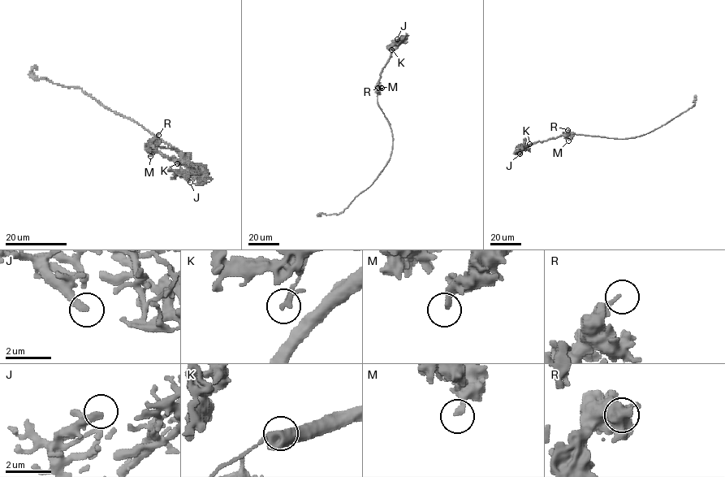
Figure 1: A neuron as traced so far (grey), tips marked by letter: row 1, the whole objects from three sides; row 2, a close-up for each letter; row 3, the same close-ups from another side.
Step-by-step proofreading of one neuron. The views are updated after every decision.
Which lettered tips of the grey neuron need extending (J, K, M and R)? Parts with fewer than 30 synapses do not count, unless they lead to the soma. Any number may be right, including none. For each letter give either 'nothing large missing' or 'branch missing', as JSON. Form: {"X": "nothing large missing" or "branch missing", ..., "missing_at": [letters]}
{"J": "nothing large missing", "K": "nothing large missing", "M": "nothing large missing", "R": "nothing large missing", "missing_at": []}

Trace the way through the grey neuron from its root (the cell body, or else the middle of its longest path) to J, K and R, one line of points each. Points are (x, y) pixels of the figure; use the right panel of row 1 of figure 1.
J: (624, 138), (582, 134), (560, 136), (528, 144), (520, 153)
K: (624, 138), (569, 134), (533, 142), (524, 148), (529, 144)
R: (624, 138), (571, 134), (567, 130)

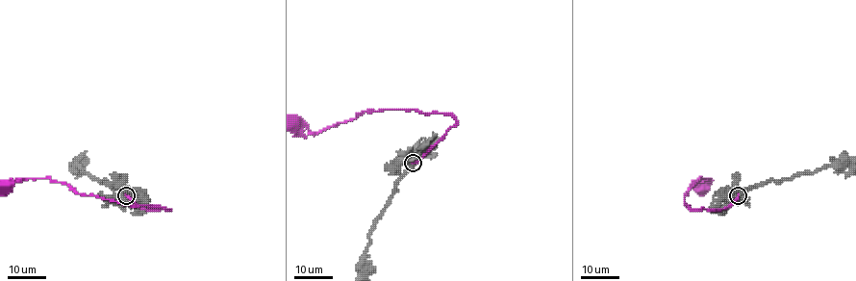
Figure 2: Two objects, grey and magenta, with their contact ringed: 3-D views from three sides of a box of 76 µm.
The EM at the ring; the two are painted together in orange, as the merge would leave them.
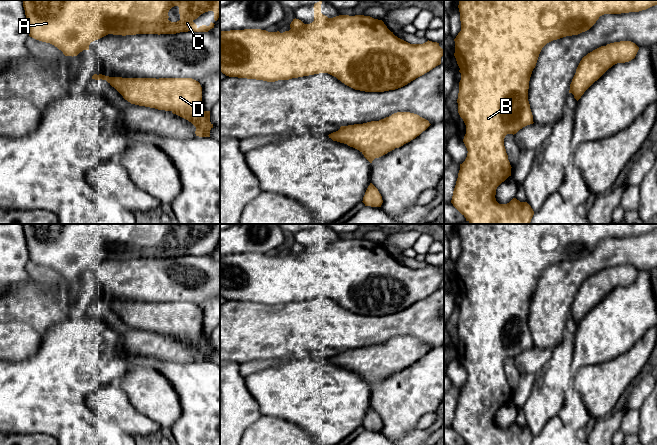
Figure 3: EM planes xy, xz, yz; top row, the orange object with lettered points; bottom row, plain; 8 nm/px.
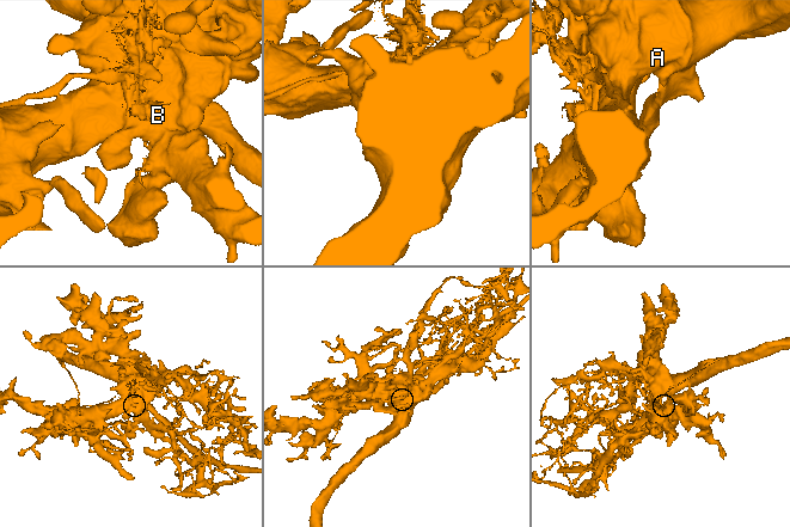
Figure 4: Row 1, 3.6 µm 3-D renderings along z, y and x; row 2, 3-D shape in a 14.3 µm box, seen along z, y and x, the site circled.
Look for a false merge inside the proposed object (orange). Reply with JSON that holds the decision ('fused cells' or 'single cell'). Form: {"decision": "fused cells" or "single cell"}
{"decision": "single cell"}

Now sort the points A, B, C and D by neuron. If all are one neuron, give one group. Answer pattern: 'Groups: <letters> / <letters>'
Groups: A B C D

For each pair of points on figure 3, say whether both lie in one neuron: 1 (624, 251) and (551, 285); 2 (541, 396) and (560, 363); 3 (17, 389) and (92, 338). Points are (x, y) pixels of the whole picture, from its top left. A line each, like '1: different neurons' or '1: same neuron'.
1: same neuron
2: same neuron
3: same neuron

